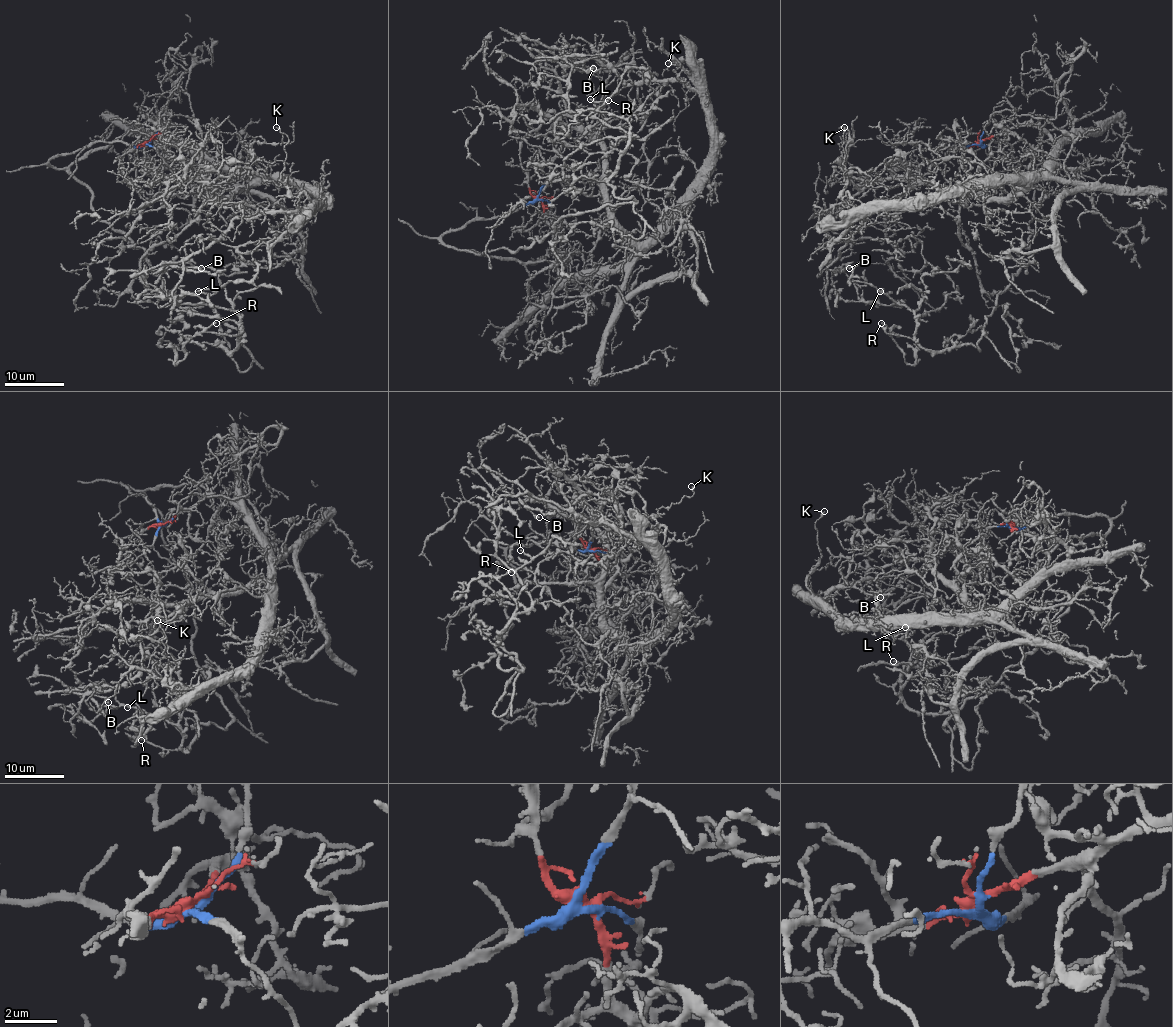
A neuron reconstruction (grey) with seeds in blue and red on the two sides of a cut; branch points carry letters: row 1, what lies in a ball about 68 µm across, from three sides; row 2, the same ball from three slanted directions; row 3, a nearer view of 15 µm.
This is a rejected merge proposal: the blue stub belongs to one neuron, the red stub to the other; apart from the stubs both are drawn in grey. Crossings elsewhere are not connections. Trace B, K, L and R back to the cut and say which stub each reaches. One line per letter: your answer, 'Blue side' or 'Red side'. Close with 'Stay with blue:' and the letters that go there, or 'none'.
B: Blue side
K: Red side
L: Blue side
R: Blue side
Stay with blue: B, L, R

